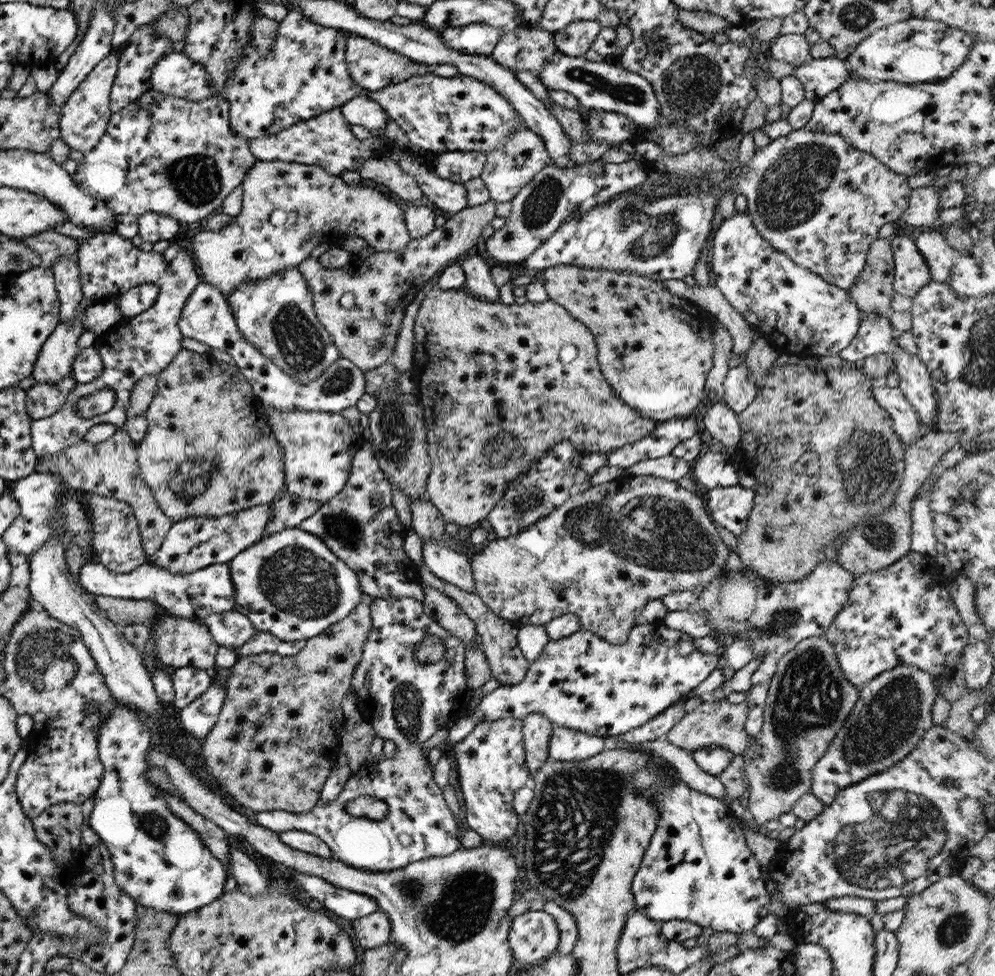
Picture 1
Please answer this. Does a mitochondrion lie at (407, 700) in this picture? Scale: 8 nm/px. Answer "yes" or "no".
yes

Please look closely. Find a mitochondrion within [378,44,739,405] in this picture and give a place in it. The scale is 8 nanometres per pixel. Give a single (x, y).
(691, 85)

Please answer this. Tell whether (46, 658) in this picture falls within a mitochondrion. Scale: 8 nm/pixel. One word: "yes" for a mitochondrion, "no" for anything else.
yes

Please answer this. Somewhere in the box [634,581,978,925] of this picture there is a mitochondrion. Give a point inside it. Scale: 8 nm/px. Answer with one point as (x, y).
(893, 838)

